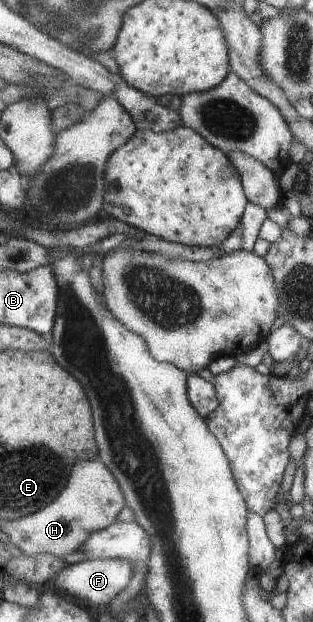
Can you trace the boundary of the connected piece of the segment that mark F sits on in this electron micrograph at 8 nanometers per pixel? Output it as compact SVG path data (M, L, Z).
M95 559L67 565L66 569L58 571L55 576L52 575L50 579L46 580L49 580L56 589L60 589L68 595L94 603L94 605L106 605L125 587L128 587L128 583L132 579L132 573L134 573L134 565L129 561L122 561L122 559Z

